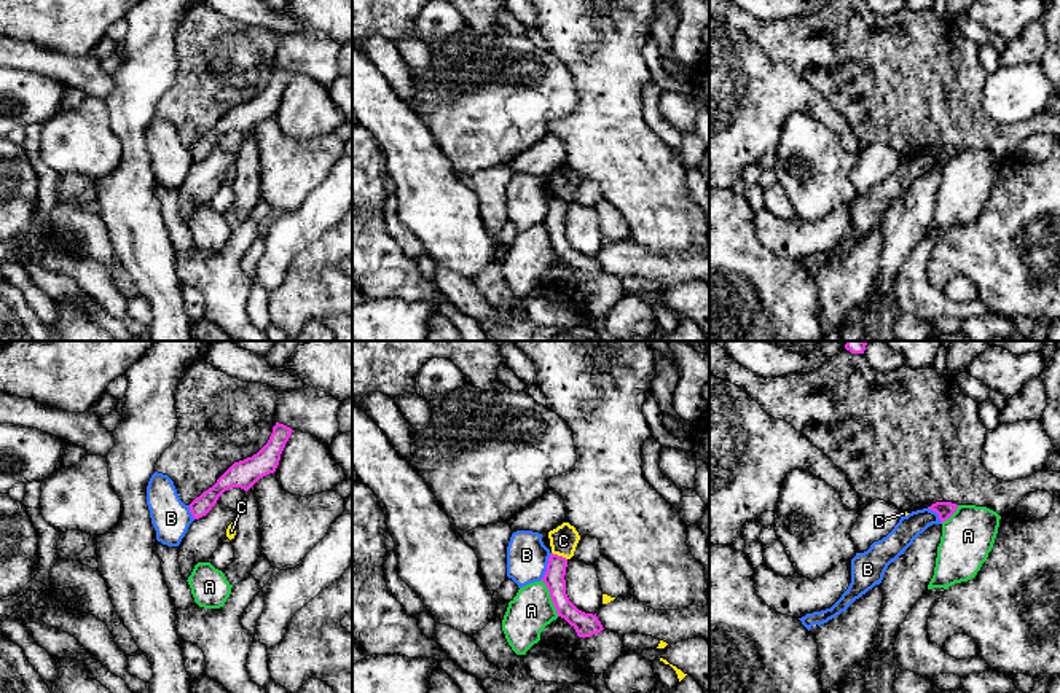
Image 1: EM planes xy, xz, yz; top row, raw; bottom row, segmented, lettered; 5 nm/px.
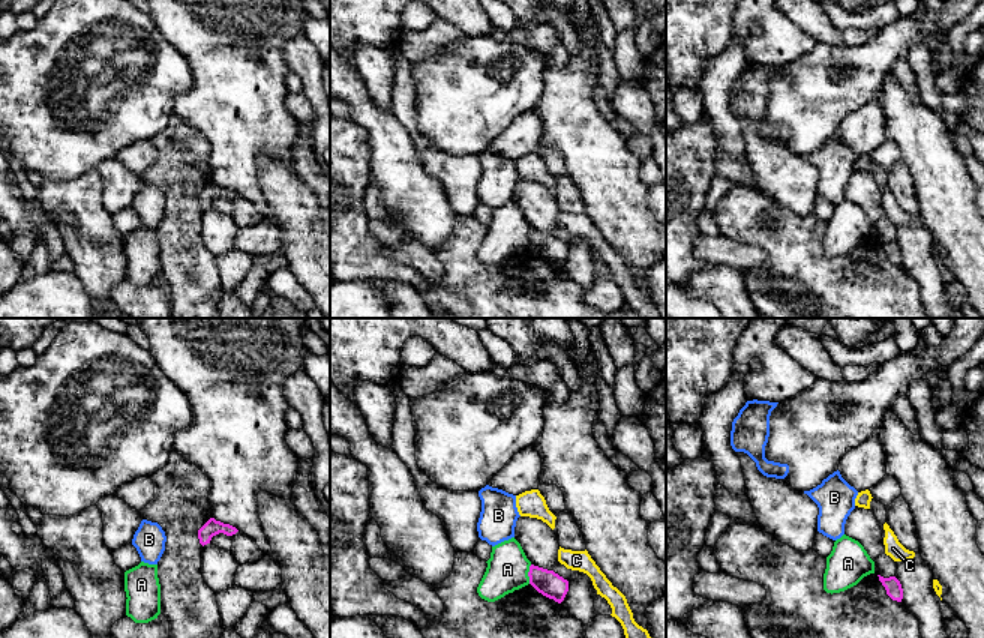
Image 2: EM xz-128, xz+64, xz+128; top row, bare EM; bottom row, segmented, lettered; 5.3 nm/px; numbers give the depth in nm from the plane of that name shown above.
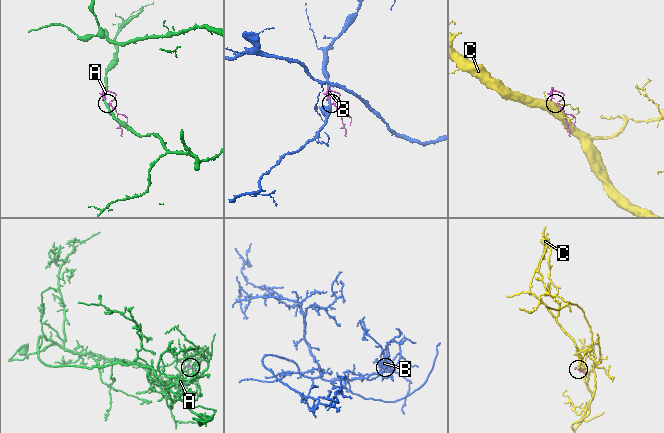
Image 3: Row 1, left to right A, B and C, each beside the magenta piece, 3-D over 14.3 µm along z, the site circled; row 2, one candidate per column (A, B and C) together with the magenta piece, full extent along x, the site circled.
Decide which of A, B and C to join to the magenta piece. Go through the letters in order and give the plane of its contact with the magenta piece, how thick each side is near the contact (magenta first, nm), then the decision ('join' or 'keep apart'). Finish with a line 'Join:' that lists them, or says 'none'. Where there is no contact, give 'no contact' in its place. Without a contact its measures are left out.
A: xz | 120/220 nm | keep apart
B: xz | 100/200 nm | keep apart
C: xz | 100/140 nm | keep apart
Join: none

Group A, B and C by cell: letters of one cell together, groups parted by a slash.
A / B / C

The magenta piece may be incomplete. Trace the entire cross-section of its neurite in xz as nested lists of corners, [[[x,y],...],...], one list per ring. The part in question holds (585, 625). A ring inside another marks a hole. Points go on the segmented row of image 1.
[[[552,553],[548,558],[547,572],[542,578],[550,591],[558,617],[564,618],[575,629],[579,637],[590,637],[601,632],[604,628],[596,613],[585,613],[569,601],[564,580],[566,567],[567,559]]]

